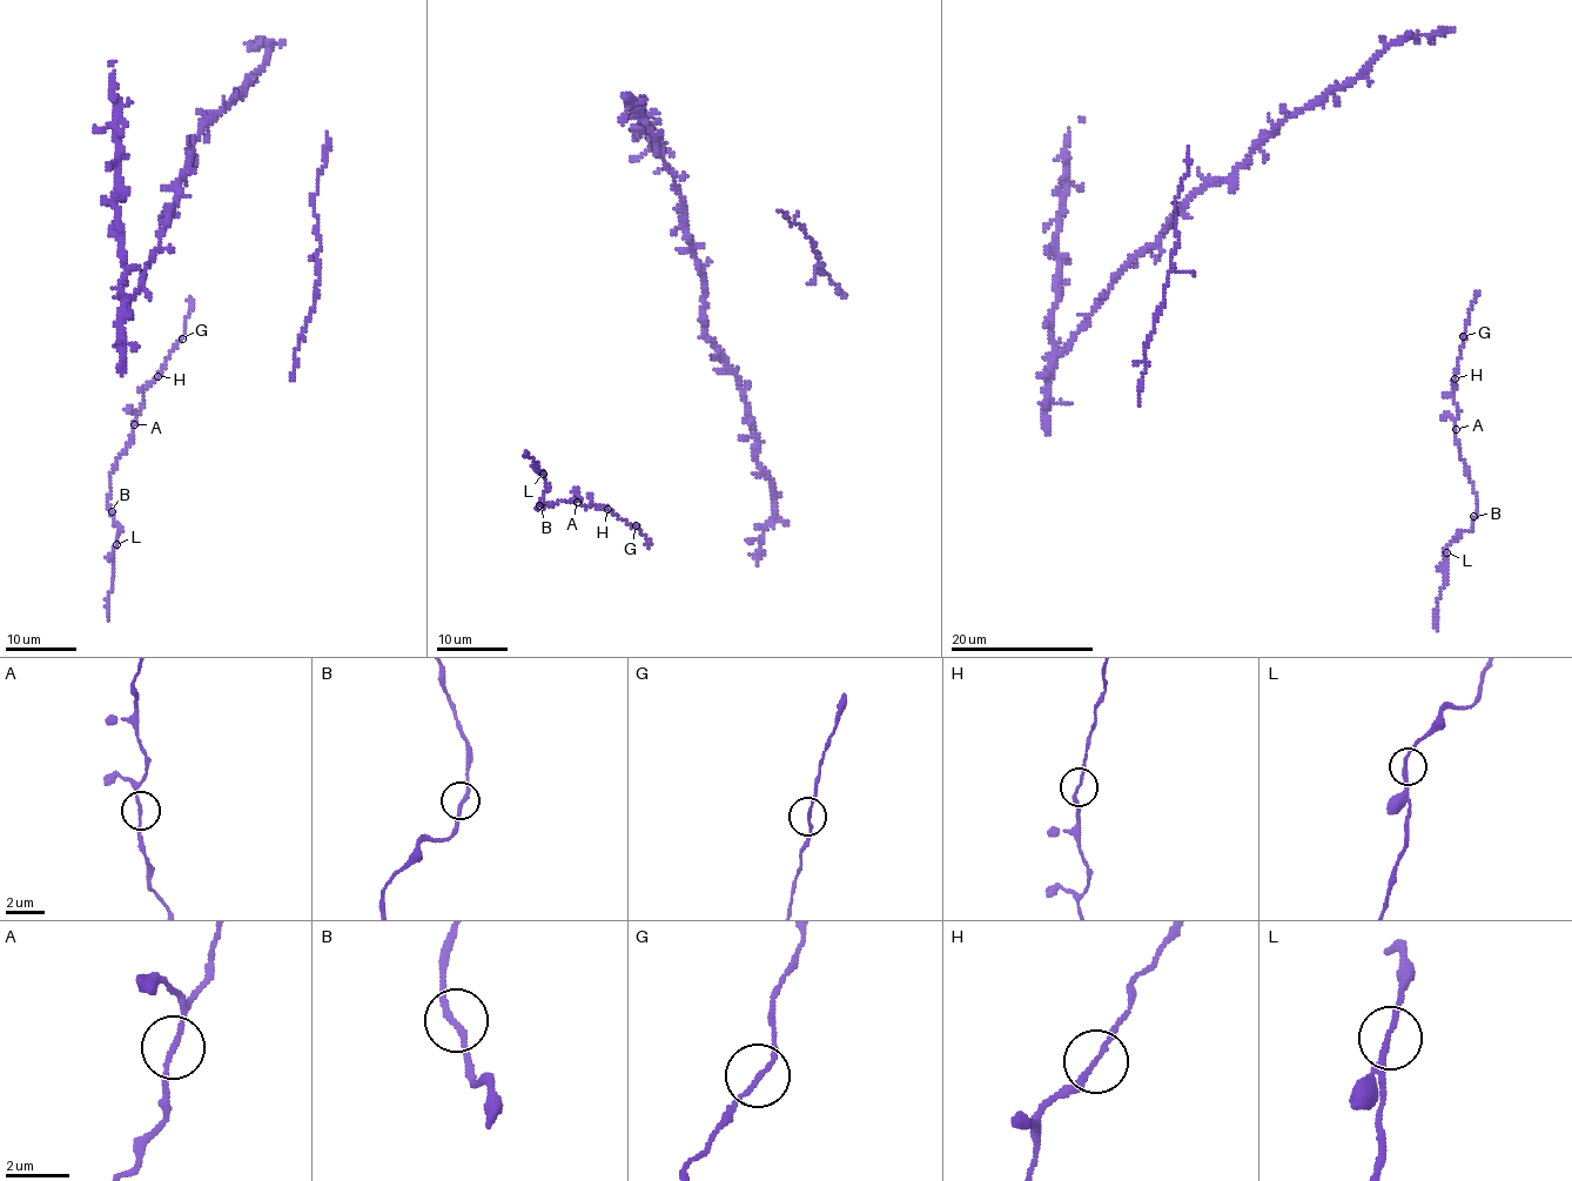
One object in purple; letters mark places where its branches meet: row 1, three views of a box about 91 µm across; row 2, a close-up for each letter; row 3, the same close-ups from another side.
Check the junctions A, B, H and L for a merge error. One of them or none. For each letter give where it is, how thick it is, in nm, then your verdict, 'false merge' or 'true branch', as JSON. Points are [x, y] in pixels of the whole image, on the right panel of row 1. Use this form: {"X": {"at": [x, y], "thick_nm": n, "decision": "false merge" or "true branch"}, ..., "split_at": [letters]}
{"A": {"at": [1456, 429], "thick_nm": 140, "decision": "true branch"}, "B": {"at": [1473, 516], "thick_nm": 170, "decision": "true branch"}, "H": {"at": [1455, 378], "thick_nm": 150, "decision": "true branch"}, "L": {"at": [1446, 552], "thick_nm": 180, "decision": "true branch"}, "split_at": []}

